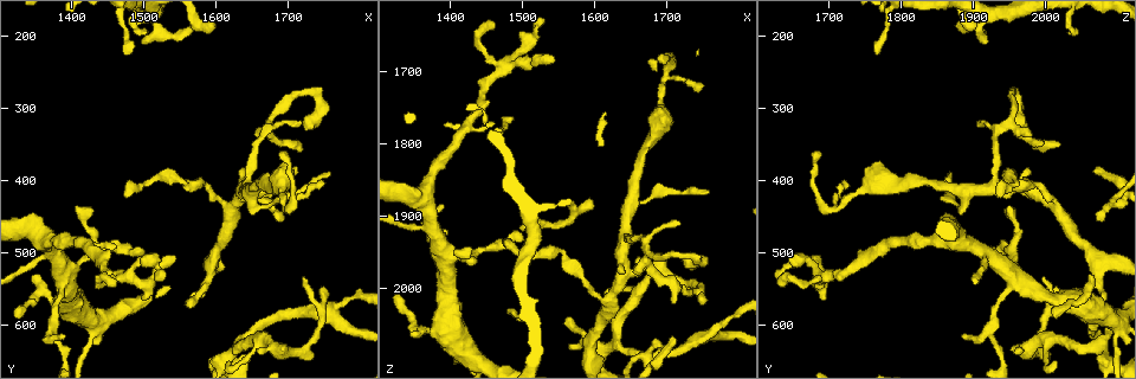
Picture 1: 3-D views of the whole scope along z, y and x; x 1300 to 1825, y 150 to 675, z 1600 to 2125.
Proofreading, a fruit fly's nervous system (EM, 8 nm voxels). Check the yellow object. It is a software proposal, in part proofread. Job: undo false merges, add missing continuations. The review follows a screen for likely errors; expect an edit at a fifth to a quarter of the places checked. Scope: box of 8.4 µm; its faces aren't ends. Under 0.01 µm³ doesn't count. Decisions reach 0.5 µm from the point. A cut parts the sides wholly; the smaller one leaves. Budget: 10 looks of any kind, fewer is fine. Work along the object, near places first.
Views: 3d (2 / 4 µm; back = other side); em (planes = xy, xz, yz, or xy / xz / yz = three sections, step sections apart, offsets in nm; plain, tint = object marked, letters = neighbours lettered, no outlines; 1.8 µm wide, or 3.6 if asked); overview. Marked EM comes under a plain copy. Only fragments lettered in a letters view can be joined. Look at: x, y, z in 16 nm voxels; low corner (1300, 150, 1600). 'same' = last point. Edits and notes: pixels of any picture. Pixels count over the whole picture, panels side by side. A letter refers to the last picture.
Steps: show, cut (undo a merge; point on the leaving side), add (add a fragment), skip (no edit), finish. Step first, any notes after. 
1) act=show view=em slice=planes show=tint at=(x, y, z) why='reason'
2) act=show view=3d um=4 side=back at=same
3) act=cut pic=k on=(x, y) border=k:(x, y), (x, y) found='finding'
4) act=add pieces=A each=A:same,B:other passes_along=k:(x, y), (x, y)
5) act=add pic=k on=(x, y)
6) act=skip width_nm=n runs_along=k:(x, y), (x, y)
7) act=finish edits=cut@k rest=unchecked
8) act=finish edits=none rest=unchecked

act=show view=em slice=planes show=tint at=(1695, 450, 2080) why='an open end'

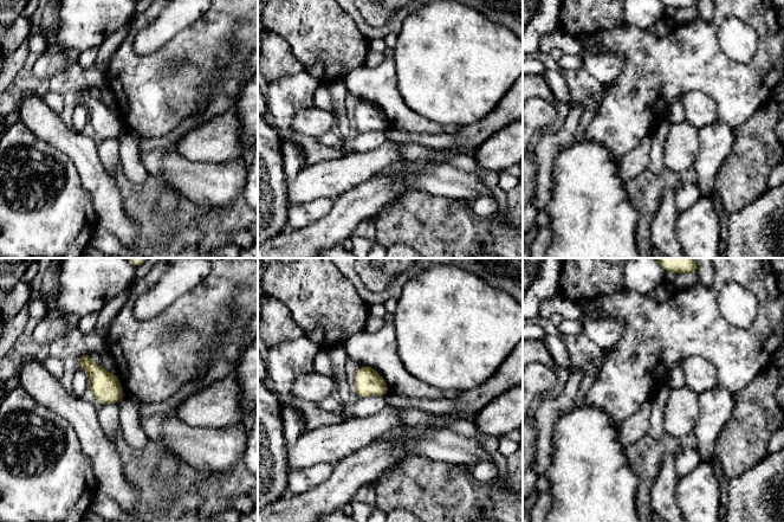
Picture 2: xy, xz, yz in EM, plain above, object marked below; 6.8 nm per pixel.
act=show view=em slice=planes show=letters at=same

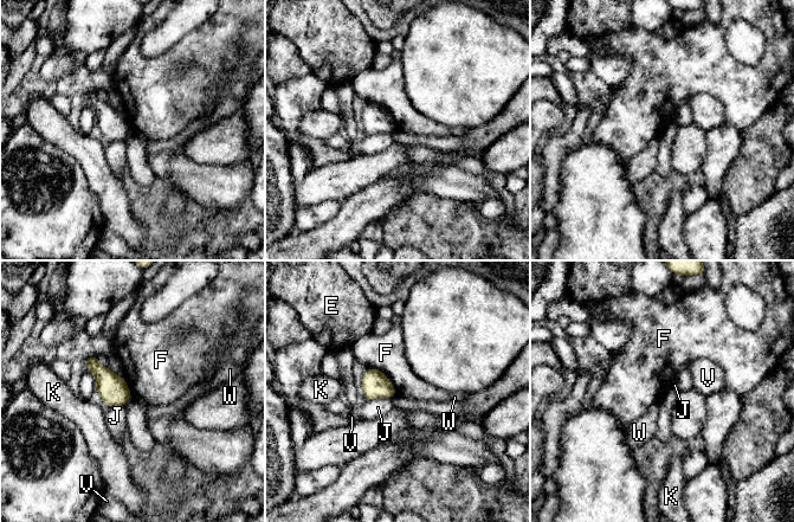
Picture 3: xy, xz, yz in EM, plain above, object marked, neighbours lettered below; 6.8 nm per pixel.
act=skip each=E:other,F:other,J:other,K:other,V:other,W:other border=3:(369, 367), (378, 368), (396, 393) found='none of them fits'

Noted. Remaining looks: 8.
act=show view=em slice=xy step=4 show=letters at=(1705, 355, 2020) why='free end'

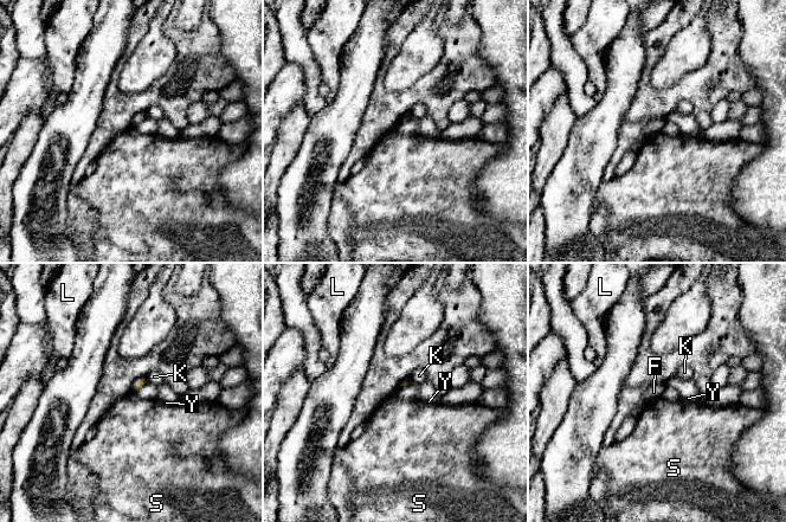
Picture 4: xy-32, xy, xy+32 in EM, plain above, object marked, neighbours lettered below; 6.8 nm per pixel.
act=show view=em slice=planes show=letters at=same why='cut it another way'

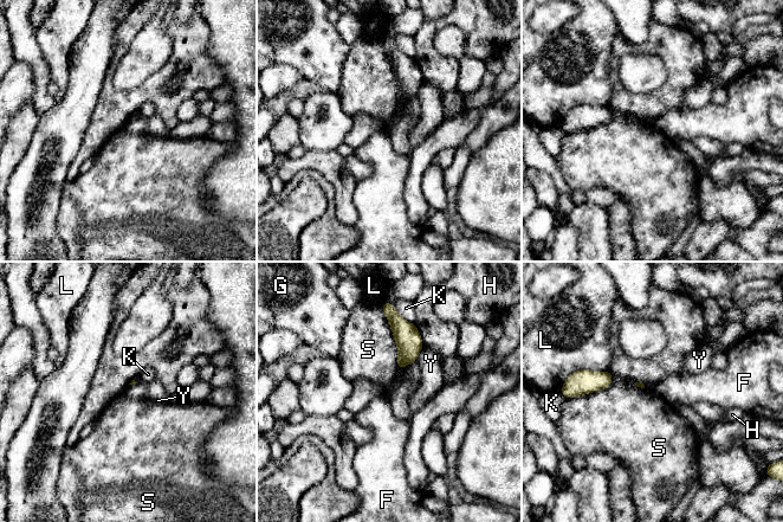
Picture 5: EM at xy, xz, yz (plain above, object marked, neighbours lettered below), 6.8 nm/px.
act=skip each=F:other,G:other,H:other,K:other,L:other,S:other,Y:other border=5:(383, 313), (396, 365), (405, 368) found='no lettered fragment goes on from it'

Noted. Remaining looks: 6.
act=show view=em slice=xy step=16 show=tint at=(1345, 535, 2065) why='an open end'

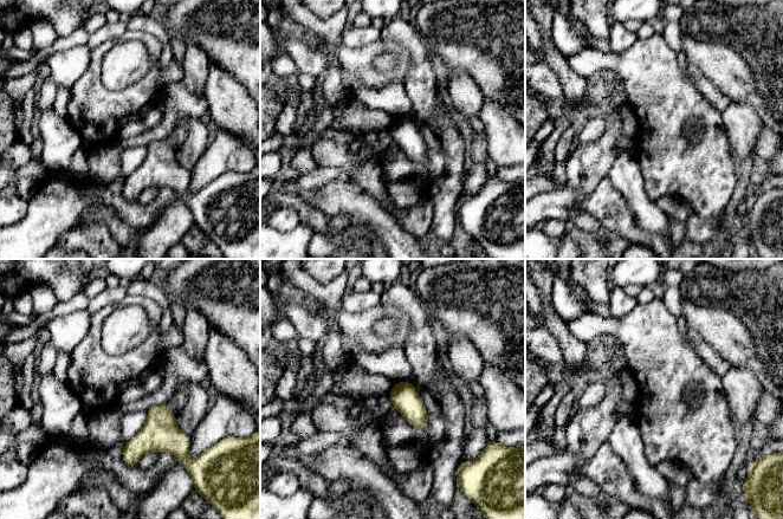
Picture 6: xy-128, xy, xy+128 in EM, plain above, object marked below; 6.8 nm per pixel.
act=show view=em slice=planes show=letters at=same

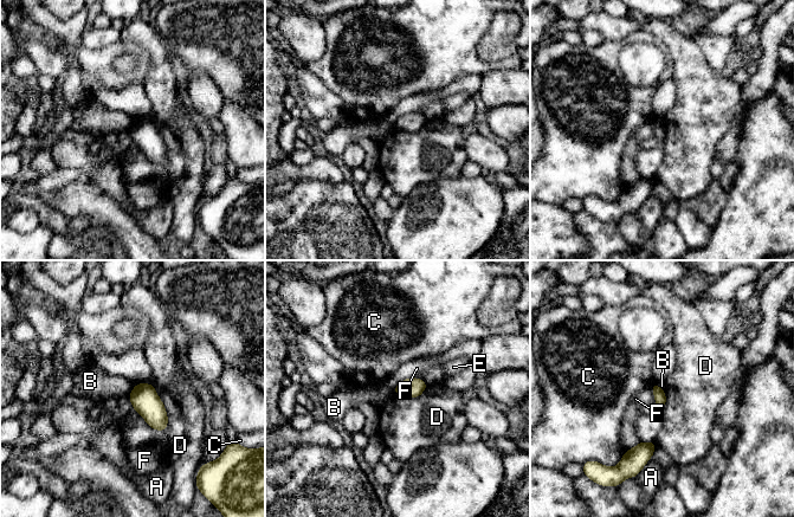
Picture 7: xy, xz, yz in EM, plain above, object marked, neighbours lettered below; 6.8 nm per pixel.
act=skip longest_contact=D:340nm each=A:other,B:other,C:other,D:other,E:other,F:other found='none of them fits'

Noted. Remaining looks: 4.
act=show view=em slice=planes show=letters at=(1470, 190, 1780) why='a narrow waist'

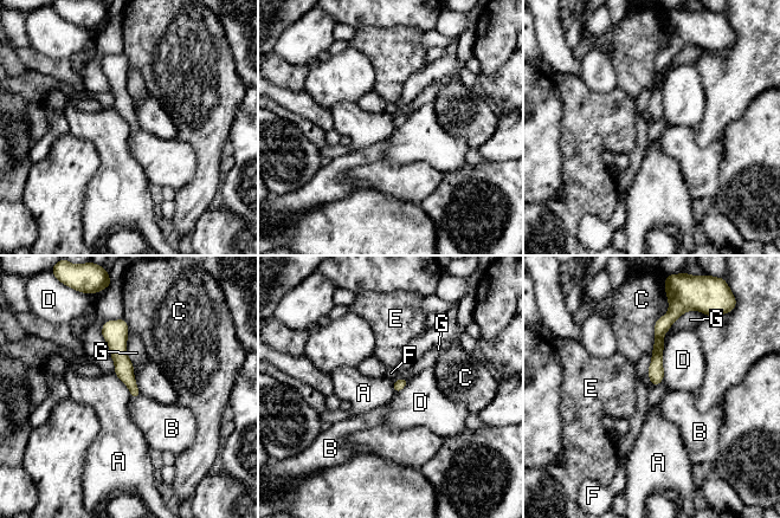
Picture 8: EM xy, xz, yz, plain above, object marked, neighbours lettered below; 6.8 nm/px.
act=skip width_nm=80 each=A:other,B:other,C:other,D:other,E:other,F:other,G:other border=8:(115, 374), (127, 387), (131, 396) found='one neuron here'

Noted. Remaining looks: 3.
act=finish edits=none rest=unchecked

